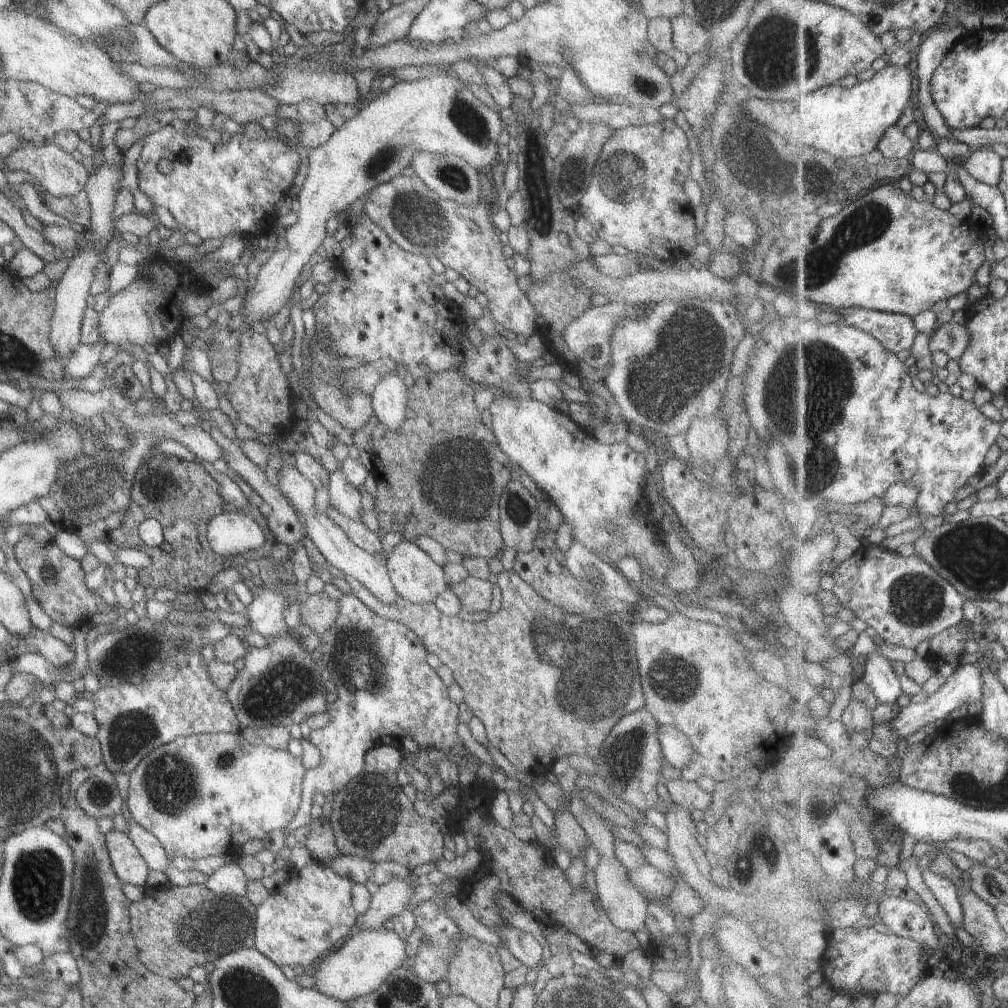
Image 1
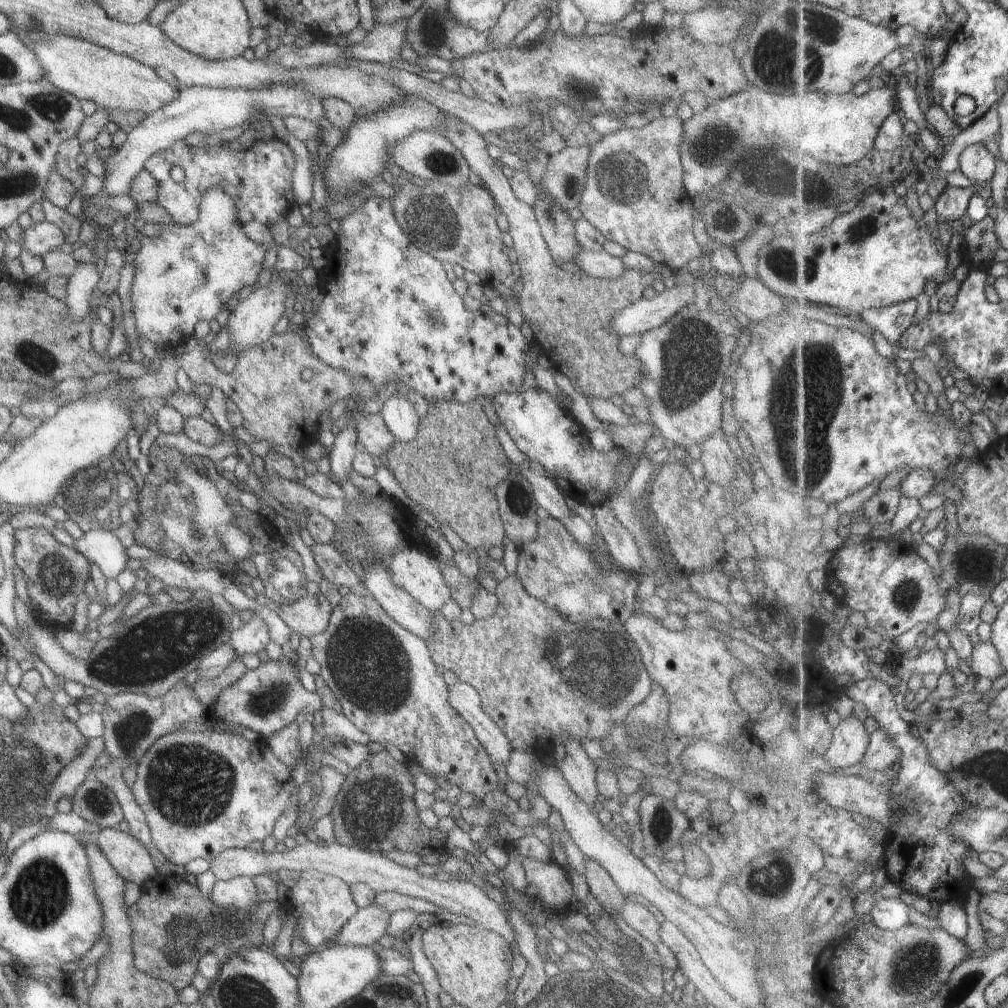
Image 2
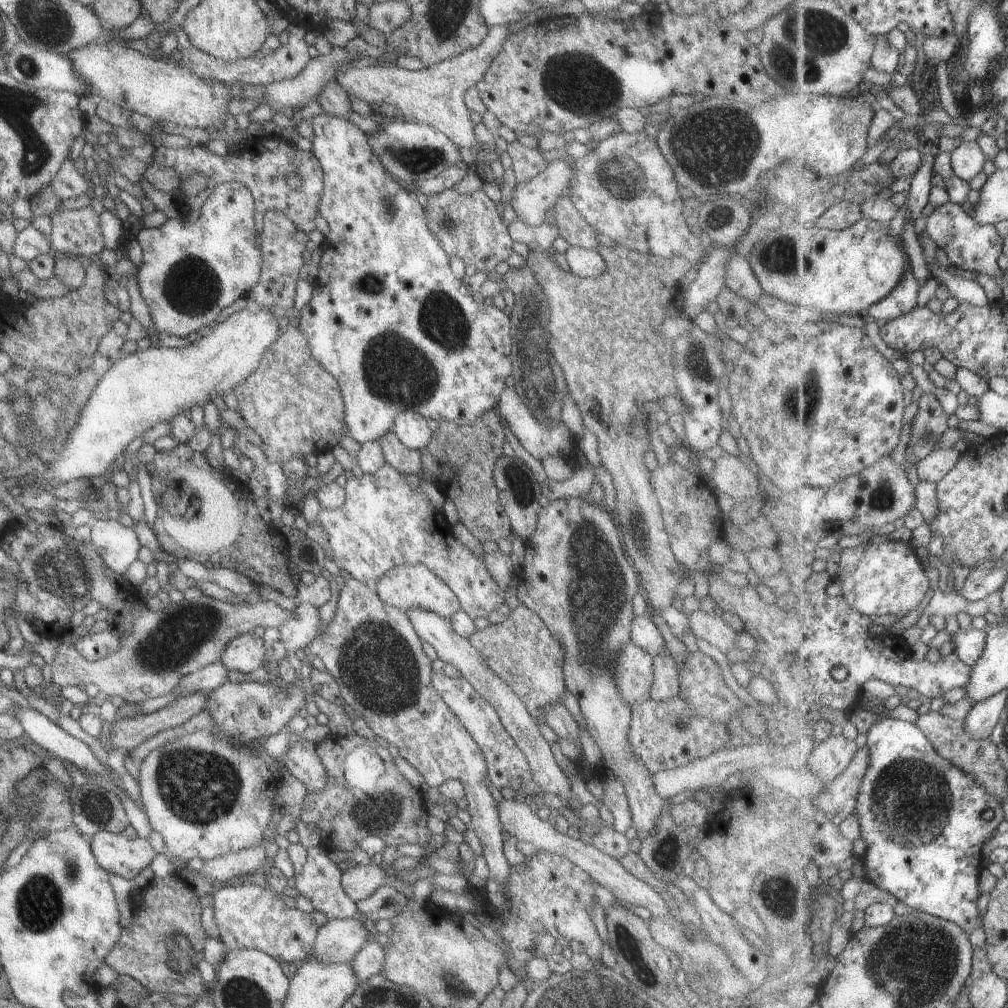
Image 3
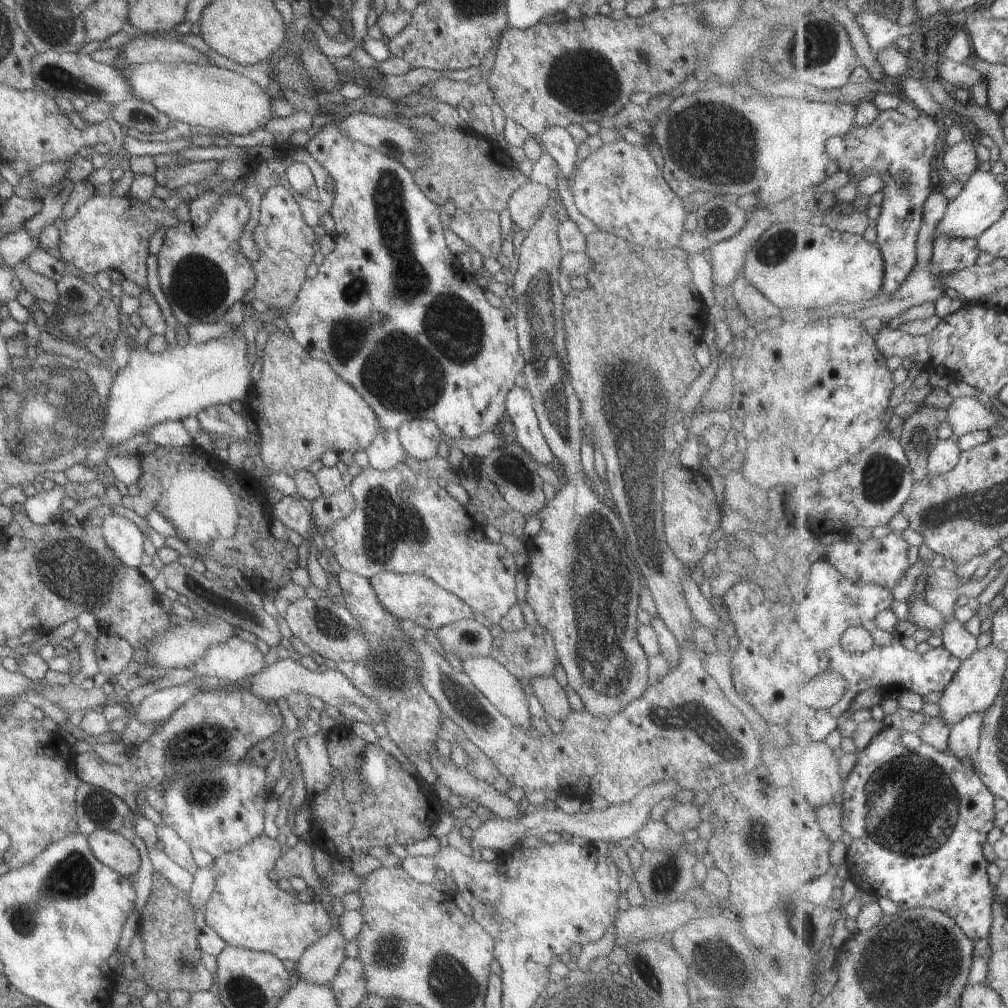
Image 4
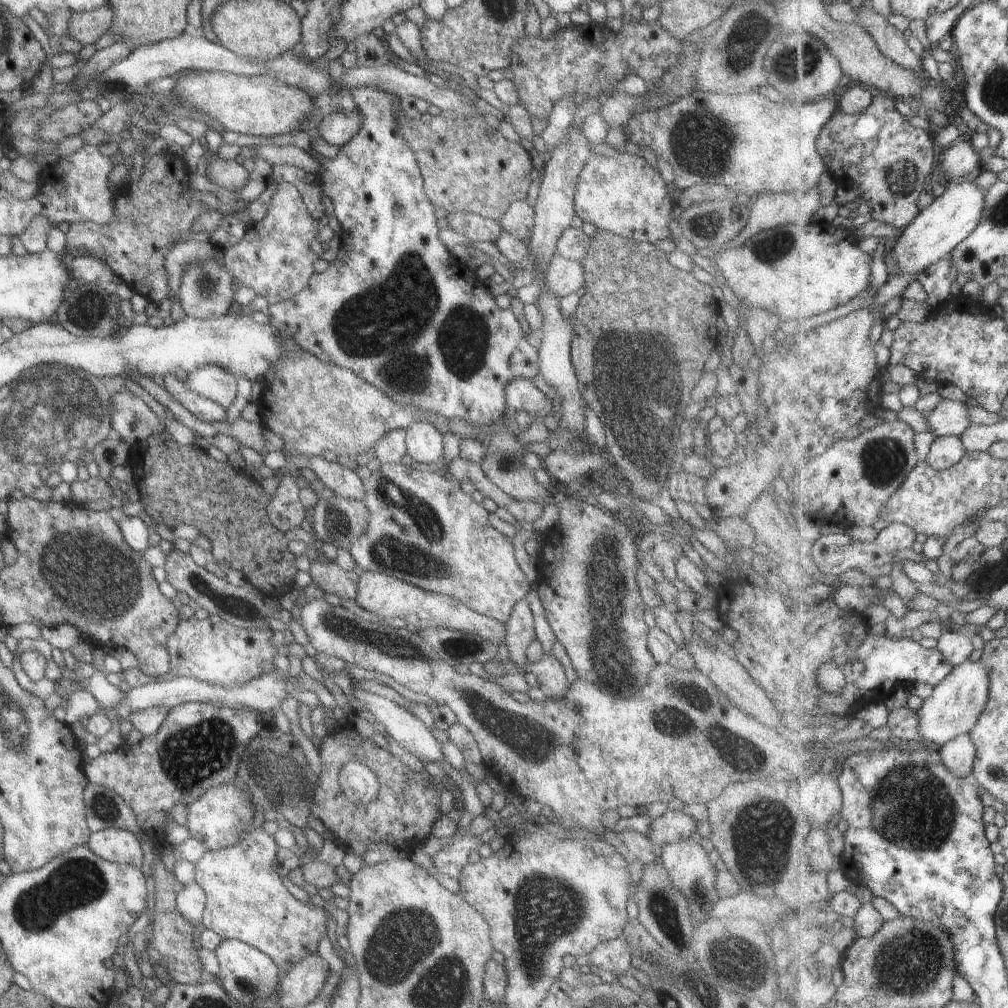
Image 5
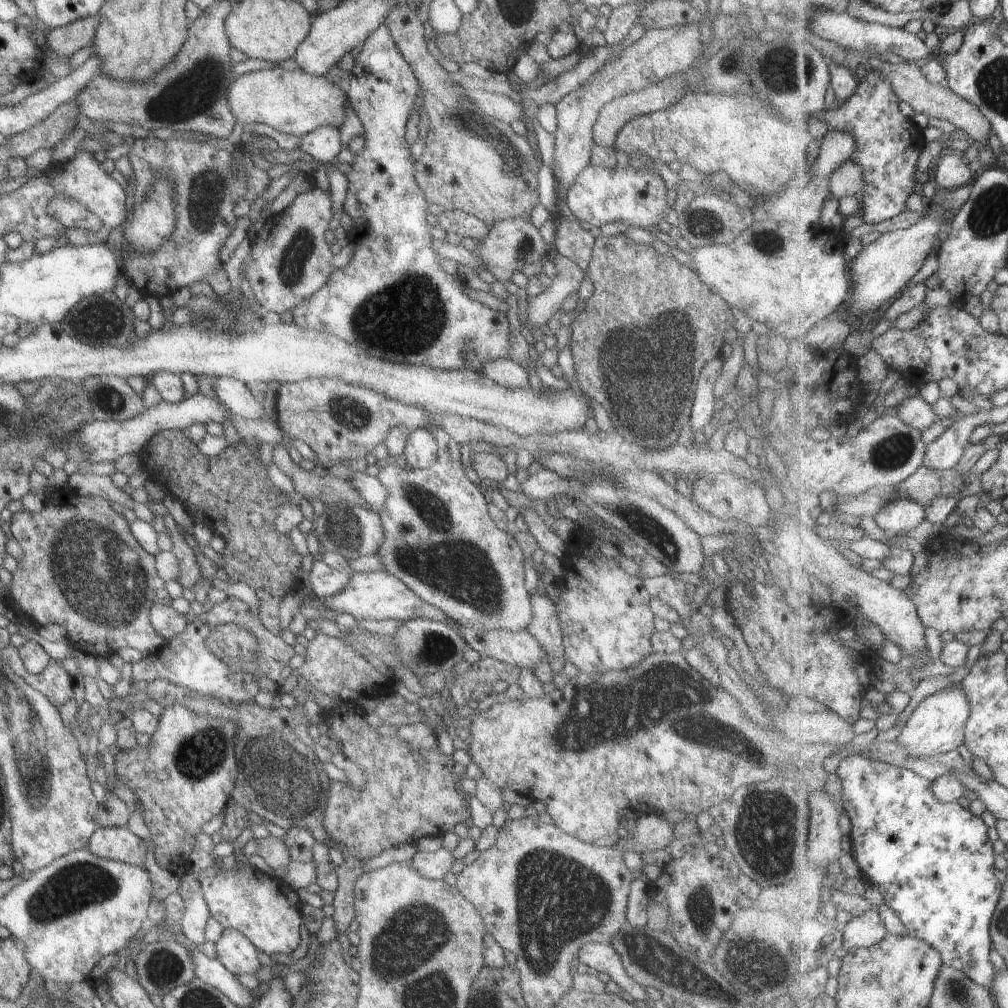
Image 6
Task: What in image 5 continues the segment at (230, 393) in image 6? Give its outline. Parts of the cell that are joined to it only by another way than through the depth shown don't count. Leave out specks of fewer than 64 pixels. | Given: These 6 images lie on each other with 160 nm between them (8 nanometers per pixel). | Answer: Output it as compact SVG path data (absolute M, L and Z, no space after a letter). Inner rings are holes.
M204 364L193 372L182 375L185 377L182 385L187 390L216 402L224 409L233 402L237 378L229 371L212 364Z

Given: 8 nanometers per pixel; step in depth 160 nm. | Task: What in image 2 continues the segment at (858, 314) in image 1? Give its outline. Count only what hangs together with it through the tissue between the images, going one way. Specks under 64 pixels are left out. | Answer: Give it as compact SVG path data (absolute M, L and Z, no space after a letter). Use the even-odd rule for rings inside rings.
M916 298L889 308L865 309L860 319L875 328L891 345L897 346L916 323L919 302Z

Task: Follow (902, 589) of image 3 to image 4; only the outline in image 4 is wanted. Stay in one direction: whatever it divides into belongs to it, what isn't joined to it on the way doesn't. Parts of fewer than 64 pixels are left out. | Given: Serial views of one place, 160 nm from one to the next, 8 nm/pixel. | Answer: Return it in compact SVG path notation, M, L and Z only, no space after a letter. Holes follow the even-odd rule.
M901 530L893 531L880 539L866 538L861 541L856 539L845 539L842 535L830 536L827 538L809 538L802 539L811 549L813 549L816 555L825 557L829 562L837 569L842 572L850 581L856 582L856 588L859 583L877 583L885 588L893 588L896 582L899 582L903 578L903 574L909 570L911 564L907 560L909 556L909 544L907 540L903 538Z

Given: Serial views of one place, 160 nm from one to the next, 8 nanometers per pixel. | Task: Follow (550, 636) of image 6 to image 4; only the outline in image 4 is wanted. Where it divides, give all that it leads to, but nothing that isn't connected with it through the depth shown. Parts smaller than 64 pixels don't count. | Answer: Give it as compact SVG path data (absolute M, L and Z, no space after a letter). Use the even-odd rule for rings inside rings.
M553 675L535 677L531 682L532 693L542 705L544 714L558 720L570 711L569 703L565 697L565 692Z

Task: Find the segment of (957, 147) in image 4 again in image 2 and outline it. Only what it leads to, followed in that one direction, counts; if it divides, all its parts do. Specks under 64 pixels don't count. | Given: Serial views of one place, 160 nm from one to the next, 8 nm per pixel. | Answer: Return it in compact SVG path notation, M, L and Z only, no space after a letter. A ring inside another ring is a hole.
M984 144L970 145L959 157L960 171L972 182L989 184L997 168L997 159Z

